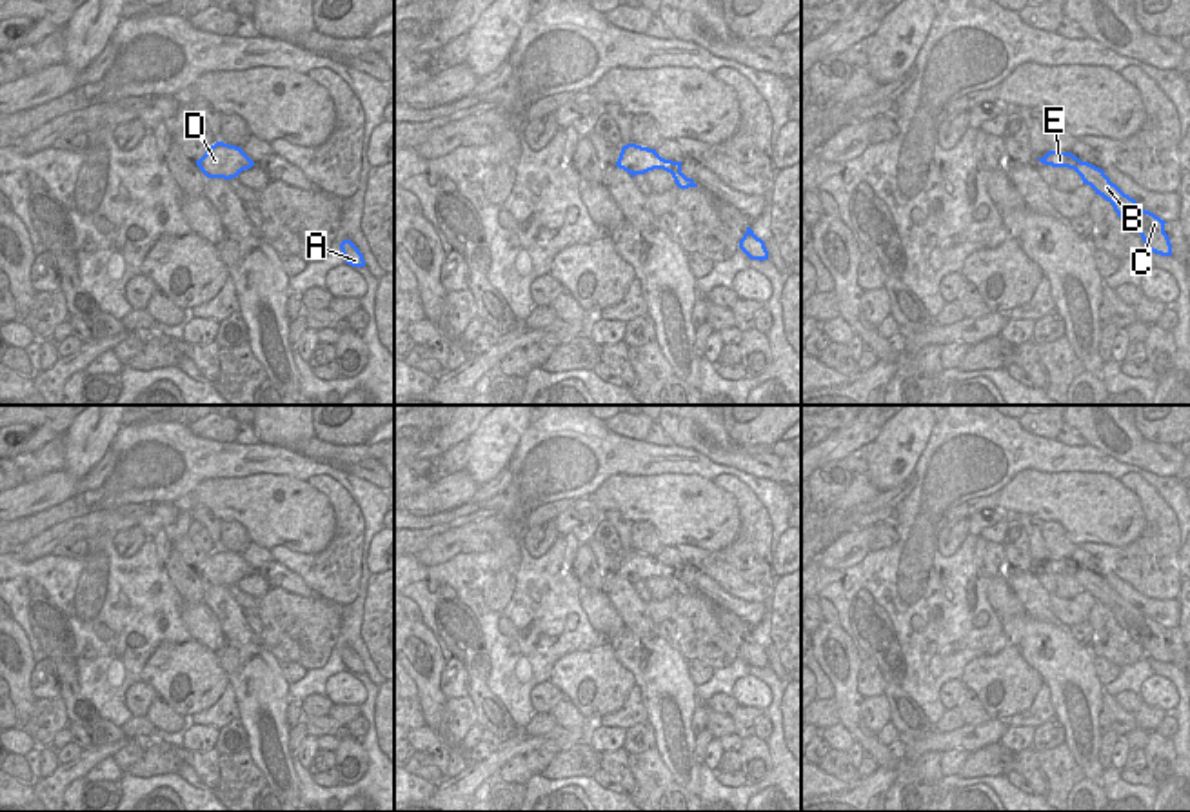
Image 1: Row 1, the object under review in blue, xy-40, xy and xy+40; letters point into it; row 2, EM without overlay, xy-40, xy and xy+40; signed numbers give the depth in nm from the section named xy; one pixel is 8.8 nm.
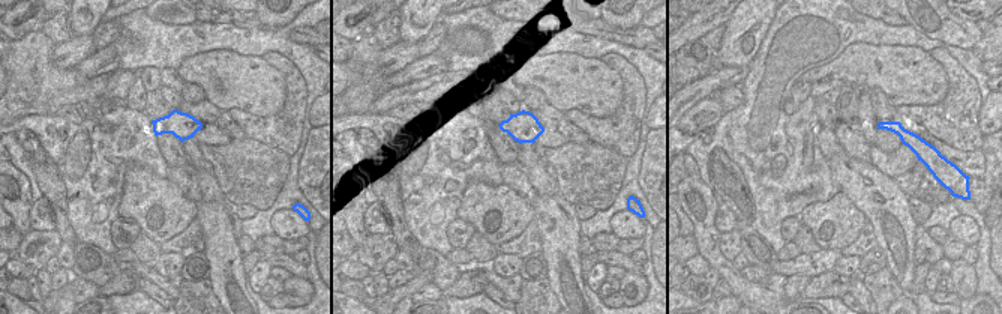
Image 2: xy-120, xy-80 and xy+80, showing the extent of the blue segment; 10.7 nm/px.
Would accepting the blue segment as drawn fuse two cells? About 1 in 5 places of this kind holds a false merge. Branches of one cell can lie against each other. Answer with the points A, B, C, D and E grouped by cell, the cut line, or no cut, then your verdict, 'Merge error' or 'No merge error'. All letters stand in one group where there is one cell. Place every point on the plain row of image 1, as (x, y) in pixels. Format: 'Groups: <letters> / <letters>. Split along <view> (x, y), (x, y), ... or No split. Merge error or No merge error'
Groups: A B C D E. No split. No merge error

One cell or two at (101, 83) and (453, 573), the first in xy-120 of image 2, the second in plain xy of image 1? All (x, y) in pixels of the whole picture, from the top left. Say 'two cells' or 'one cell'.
two cells

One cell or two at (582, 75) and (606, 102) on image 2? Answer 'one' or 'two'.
one

